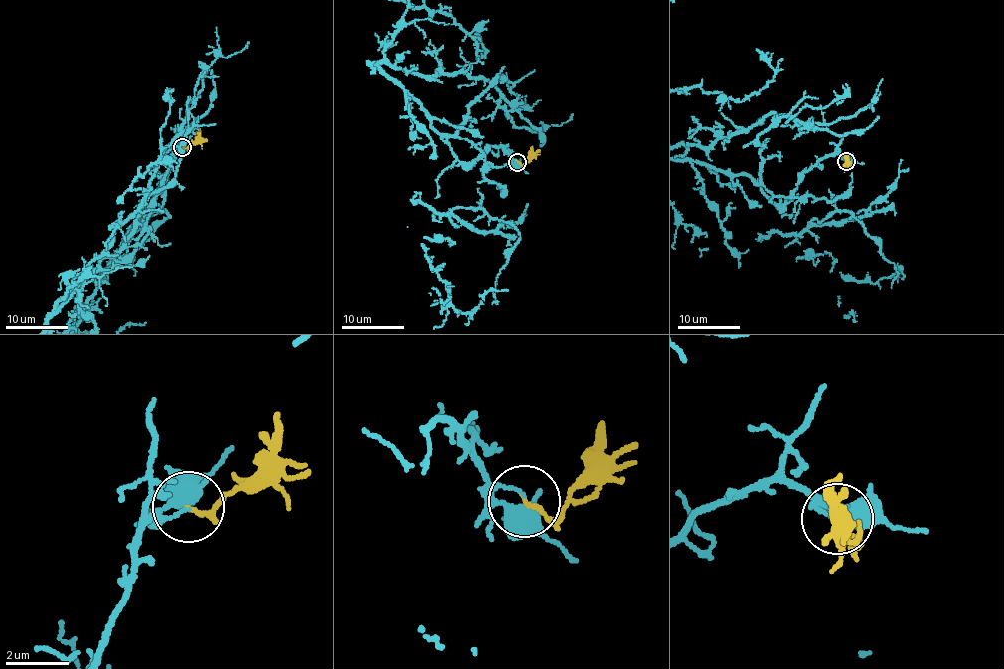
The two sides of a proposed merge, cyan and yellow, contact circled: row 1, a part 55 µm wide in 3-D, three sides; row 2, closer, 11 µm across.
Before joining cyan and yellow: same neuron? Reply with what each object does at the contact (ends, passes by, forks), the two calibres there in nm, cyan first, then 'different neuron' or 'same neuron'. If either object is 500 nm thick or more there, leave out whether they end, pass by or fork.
cyan ends there; yellow passes by; 80 nm thick on the cyan side, 90 nm on the other; same neuron

